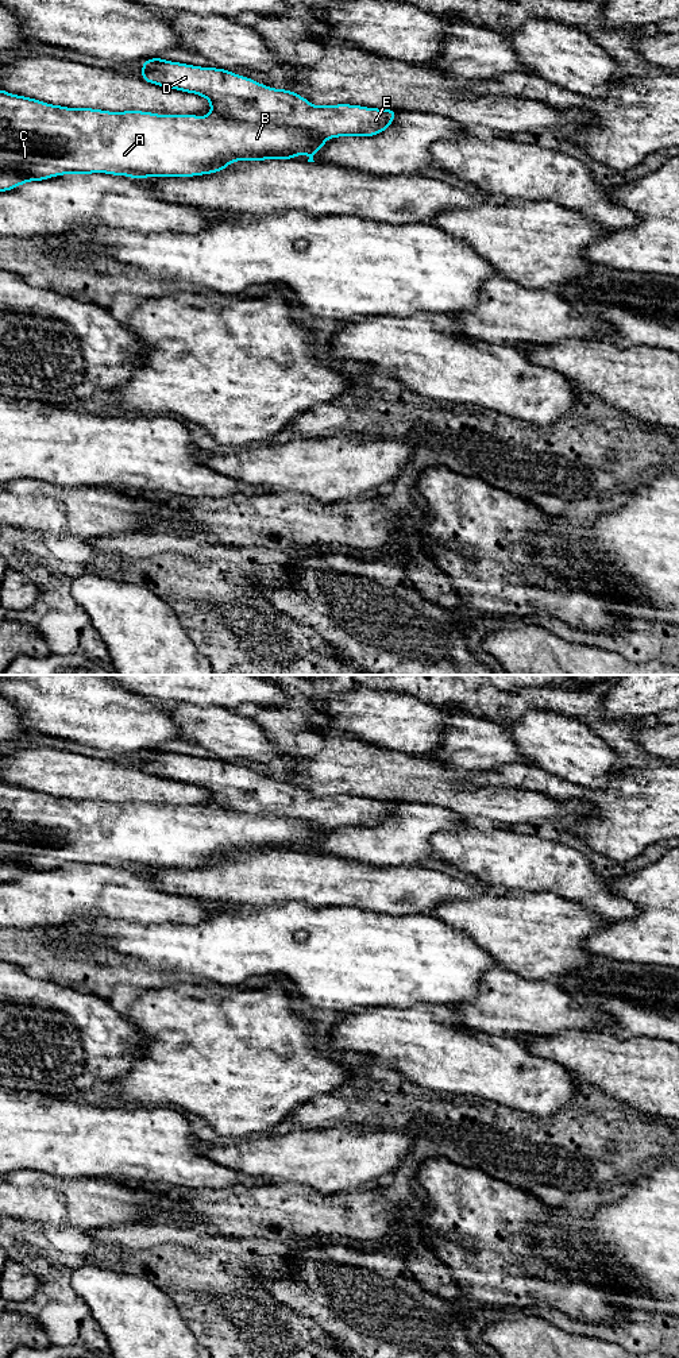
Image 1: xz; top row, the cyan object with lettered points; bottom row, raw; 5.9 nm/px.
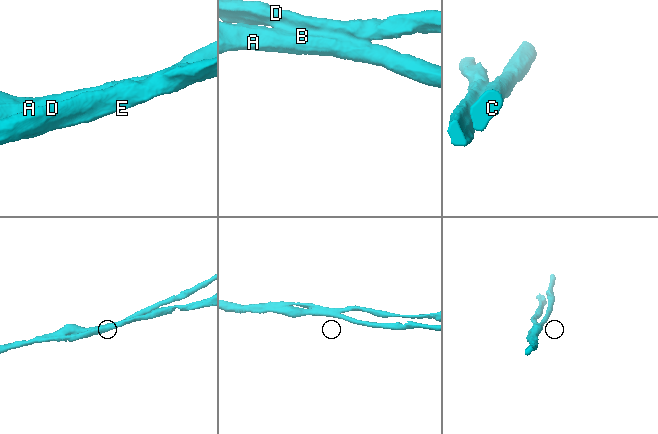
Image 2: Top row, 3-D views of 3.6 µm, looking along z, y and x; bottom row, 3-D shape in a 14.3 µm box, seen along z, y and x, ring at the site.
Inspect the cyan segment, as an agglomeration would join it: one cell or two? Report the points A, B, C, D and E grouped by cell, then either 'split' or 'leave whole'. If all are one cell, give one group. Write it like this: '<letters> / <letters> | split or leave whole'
A B C / D E | split

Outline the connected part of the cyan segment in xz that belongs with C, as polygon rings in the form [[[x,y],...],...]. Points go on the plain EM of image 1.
[[[0,780],[0,883],[12,881],[24,873],[45,872],[63,865],[105,864],[142,871],[204,867],[219,864],[235,852],[296,850],[298,845],[306,845],[308,853],[315,853],[313,846],[324,838],[327,830],[312,822],[251,817],[217,806],[158,806],[143,802],[67,799]]]

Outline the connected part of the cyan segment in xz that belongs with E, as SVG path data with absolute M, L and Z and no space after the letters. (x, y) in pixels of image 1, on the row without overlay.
M159 748L146 751L140 757L143 761L140 771L163 779L200 786L211 794L212 806L246 813L251 817L300 819L327 829L377 827L390 818L398 805L398 800L367 799L351 795L313 796L292 782L274 780L227 760L201 759L165 752Z

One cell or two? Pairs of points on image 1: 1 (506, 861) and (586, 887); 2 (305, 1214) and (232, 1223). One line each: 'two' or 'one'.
1: one
2: one

